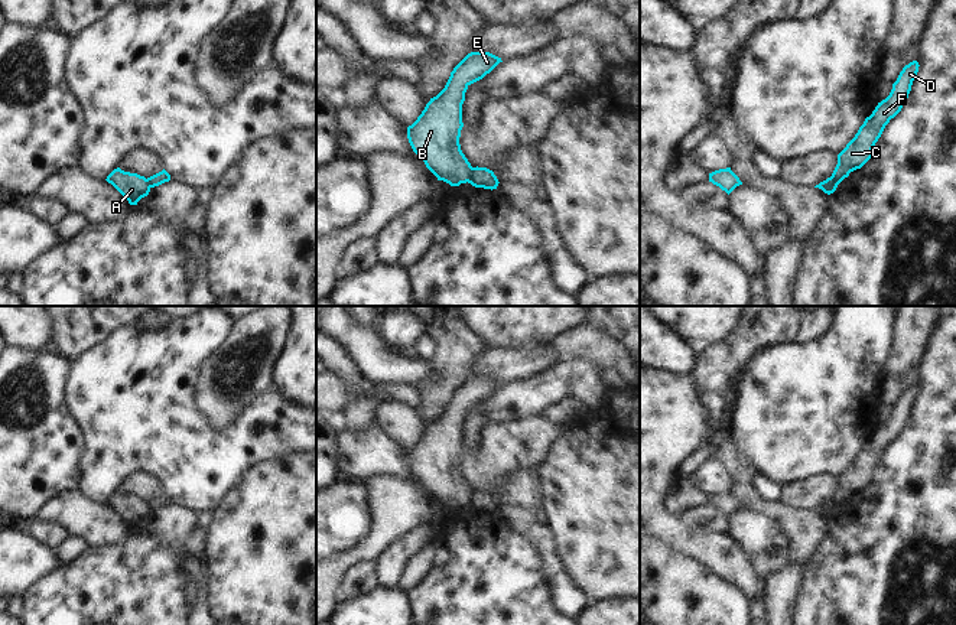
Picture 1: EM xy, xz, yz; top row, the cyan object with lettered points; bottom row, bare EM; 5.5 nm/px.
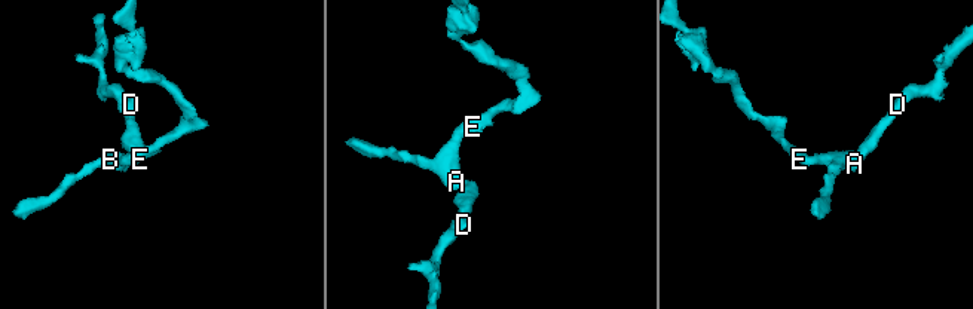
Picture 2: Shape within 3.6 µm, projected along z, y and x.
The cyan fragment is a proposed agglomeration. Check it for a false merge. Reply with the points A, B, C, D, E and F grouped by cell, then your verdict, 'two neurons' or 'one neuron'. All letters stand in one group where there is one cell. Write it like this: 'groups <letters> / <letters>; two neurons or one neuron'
groups A B E / C D F; two neurons

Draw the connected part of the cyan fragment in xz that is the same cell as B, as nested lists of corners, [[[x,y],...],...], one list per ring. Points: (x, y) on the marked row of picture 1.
[[[490,52],[468,53],[451,72],[445,88],[426,104],[417,120],[407,127],[407,139],[413,152],[425,162],[426,167],[451,186],[459,186],[468,182],[471,163],[461,150],[459,137],[464,127],[462,104],[468,87],[487,74],[490,74],[501,61],[501,58]]]

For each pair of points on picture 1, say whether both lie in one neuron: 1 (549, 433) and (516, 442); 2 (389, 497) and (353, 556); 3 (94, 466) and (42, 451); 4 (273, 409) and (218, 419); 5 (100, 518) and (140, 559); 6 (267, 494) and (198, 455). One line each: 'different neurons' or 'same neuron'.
1: same neuron
2: same neuron
3: different neurons
4: different neurons
5: different neurons
6: different neurons

